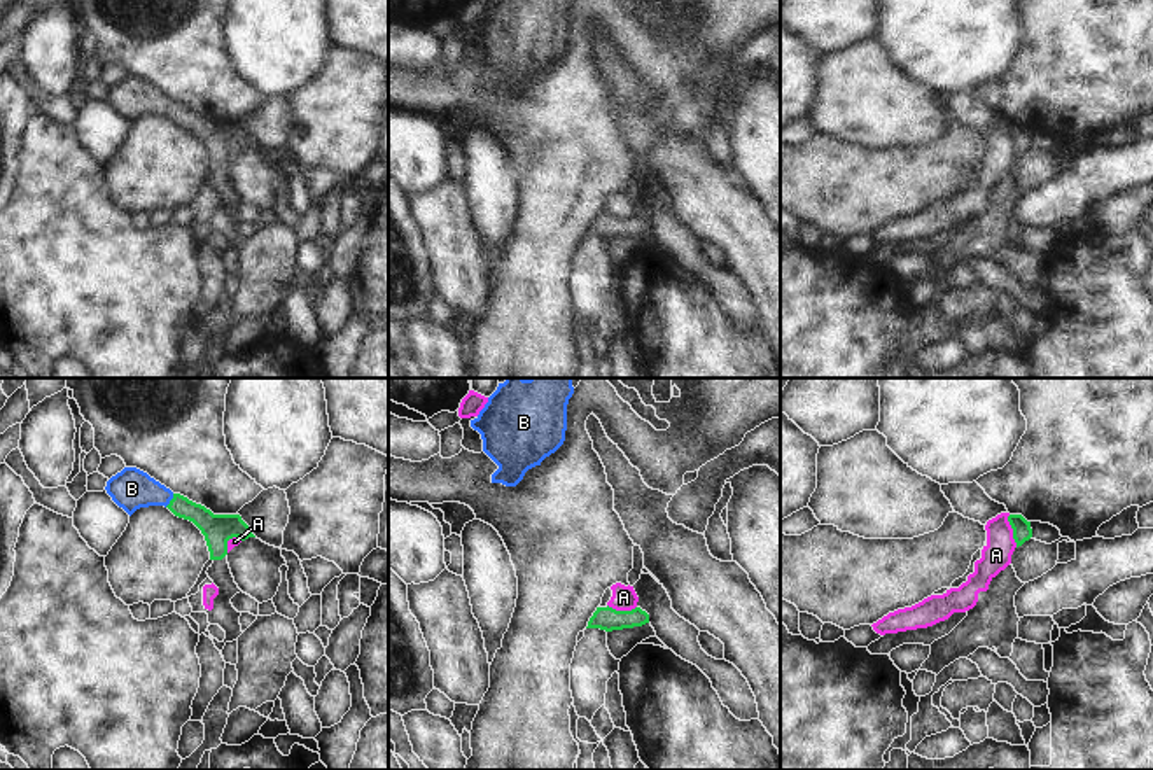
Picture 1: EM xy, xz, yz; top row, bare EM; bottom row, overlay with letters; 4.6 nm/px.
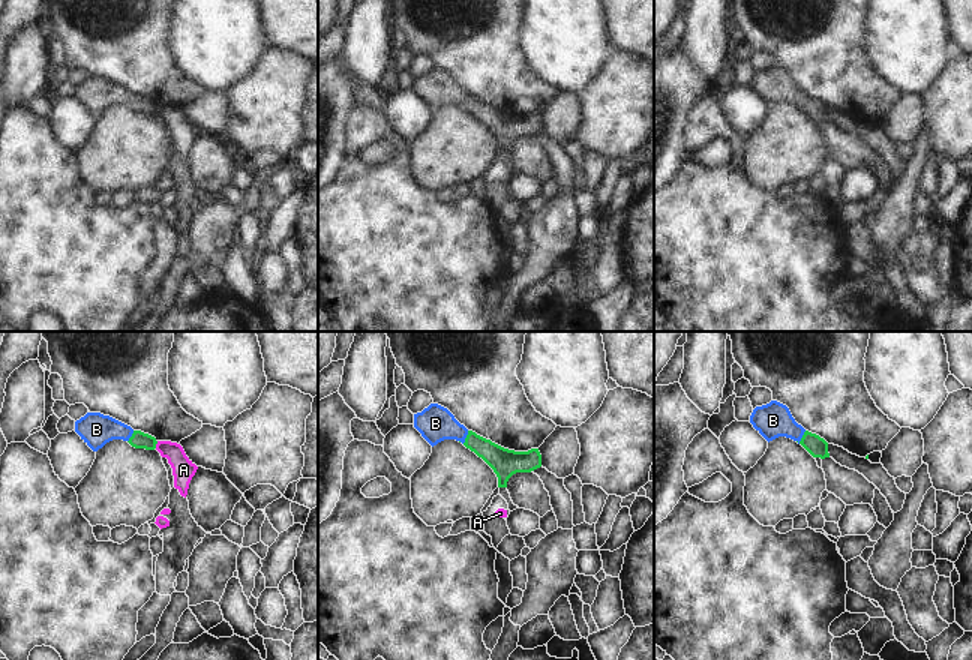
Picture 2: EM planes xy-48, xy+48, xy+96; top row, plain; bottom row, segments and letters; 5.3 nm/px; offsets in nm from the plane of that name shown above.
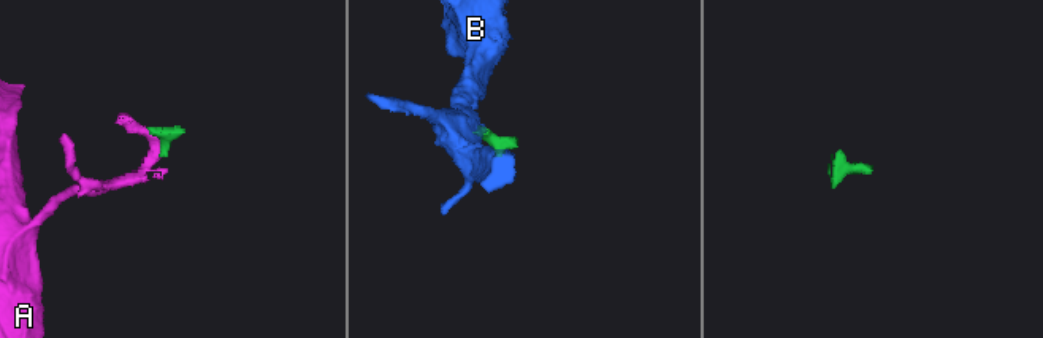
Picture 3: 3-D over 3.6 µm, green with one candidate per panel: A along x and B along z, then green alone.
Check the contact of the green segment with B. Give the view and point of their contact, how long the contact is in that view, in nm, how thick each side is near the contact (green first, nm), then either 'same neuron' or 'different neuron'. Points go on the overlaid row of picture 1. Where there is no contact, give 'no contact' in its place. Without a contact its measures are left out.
meets green in xy at (170, 501); contact 80 nm long; 130 nm thick on the green side, 190 nm on the other; same neuron

